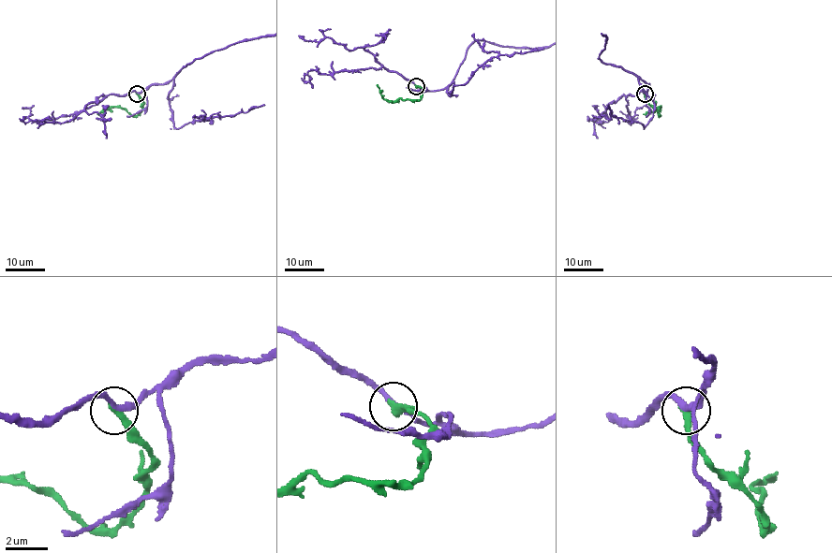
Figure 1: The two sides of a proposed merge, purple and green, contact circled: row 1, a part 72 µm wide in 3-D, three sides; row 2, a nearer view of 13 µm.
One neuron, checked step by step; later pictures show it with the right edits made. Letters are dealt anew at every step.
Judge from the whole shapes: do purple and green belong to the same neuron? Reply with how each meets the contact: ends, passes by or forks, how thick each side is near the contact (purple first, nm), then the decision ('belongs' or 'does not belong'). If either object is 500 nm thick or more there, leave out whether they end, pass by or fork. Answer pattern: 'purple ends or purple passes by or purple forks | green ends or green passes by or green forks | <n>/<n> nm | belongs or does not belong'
purple passes by | green ends | 240/380 nm | does not belong

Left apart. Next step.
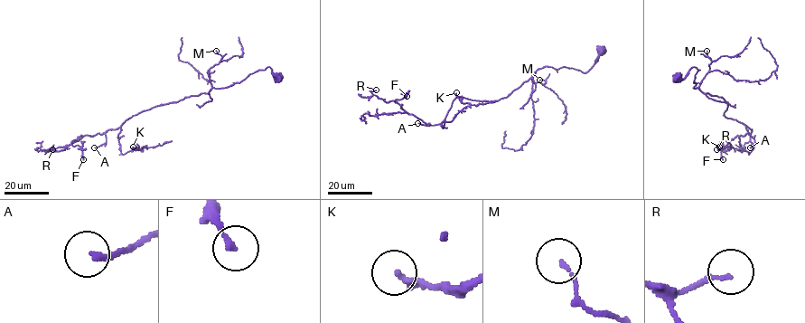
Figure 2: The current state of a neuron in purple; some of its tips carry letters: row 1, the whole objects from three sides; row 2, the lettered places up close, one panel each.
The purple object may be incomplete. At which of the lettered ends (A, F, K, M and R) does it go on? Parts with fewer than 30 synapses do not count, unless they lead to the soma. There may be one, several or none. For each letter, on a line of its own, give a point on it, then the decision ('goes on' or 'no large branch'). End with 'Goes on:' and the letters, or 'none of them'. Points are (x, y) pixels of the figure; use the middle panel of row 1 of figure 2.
A: at (417, 123); goes on
F: at (407, 96); no large branch
K: at (456, 92); no large branch
M: at (539, 80); no large branch
R: at (376, 90); no large branch
Goes on: A

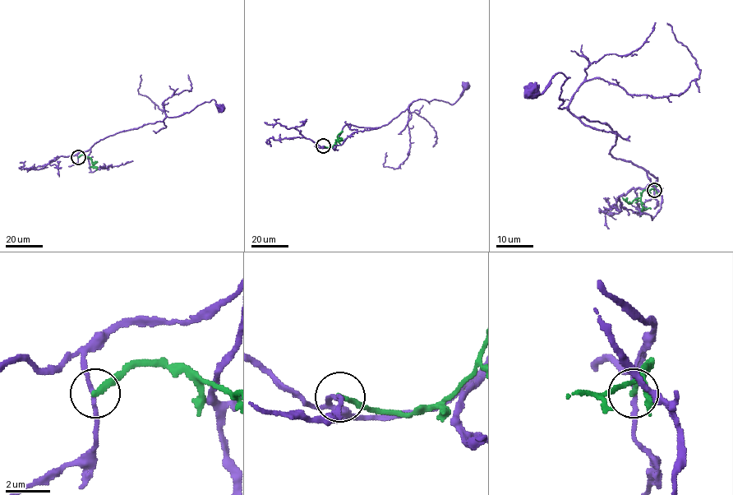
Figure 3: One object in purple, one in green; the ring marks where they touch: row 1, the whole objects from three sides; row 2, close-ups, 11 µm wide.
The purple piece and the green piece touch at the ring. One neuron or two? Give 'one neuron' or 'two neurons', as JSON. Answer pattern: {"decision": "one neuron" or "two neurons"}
{"decision": "two neurons"}

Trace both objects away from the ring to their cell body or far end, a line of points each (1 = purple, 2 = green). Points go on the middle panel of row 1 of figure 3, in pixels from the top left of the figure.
1: (324, 146), (332, 147), (348, 124), (365, 127), (386, 125), (419, 99), (435, 99), (453, 104), (465, 86)
2: (324, 146), (331, 147), (342, 131)

